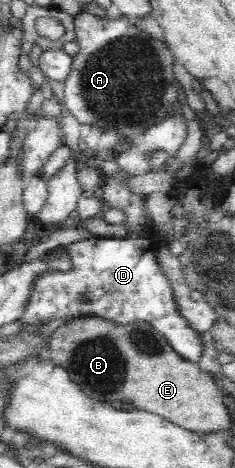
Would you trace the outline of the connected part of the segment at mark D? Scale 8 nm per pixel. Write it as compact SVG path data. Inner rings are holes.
M103 177L100 183L100 189L98 191L98 195L103 199L104 204L107 208L116 208L120 209L125 213L125 227L131 227L131 236L127 236L127 238L102 238L96 237L89 241L88 239L81 240L79 242L67 244L66 246L62 246L62 248L66 248L70 254L72 254L72 267L69 270L66 270L65 273L57 272L56 270L51 270L51 272L45 272L41 278L37 278L35 280L35 288L33 288L33 294L31 294L31 300L29 300L29 304L27 304L27 308L25 308L25 312L23 312L23 316L21 316L19 322L21 324L25 323L38 323L39 321L50 322L57 318L63 318L67 316L79 317L88 314L97 314L99 317L113 319L115 323L130 323L131 321L143 320L145 322L151 323L155 330L159 331L166 339L167 342L172 346L172 349L181 357L183 360L187 362L191 362L193 364L198 364L199 360L203 356L203 352L205 352L205 343L203 343L203 337L201 337L201 332L193 329L191 327L191 323L185 319L185 315L181 315L179 313L179 307L177 307L177 301L175 301L175 295L173 295L173 289L171 288L168 278L165 276L163 270L158 265L155 254L157 254L157 249L160 247L160 244L155 243L153 237L153 229L149 227L147 223L147 217L145 214L148 213L147 207L145 207L146 197L139 198L137 196L131 196L127 189L117 182L114 178Z

